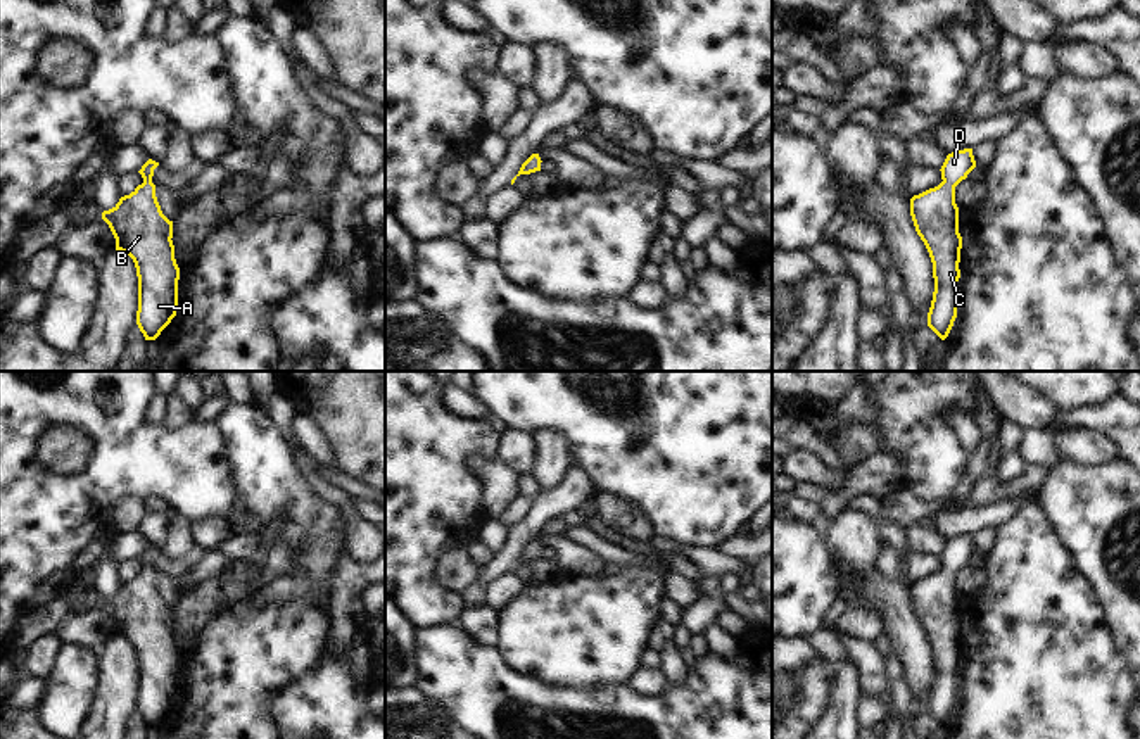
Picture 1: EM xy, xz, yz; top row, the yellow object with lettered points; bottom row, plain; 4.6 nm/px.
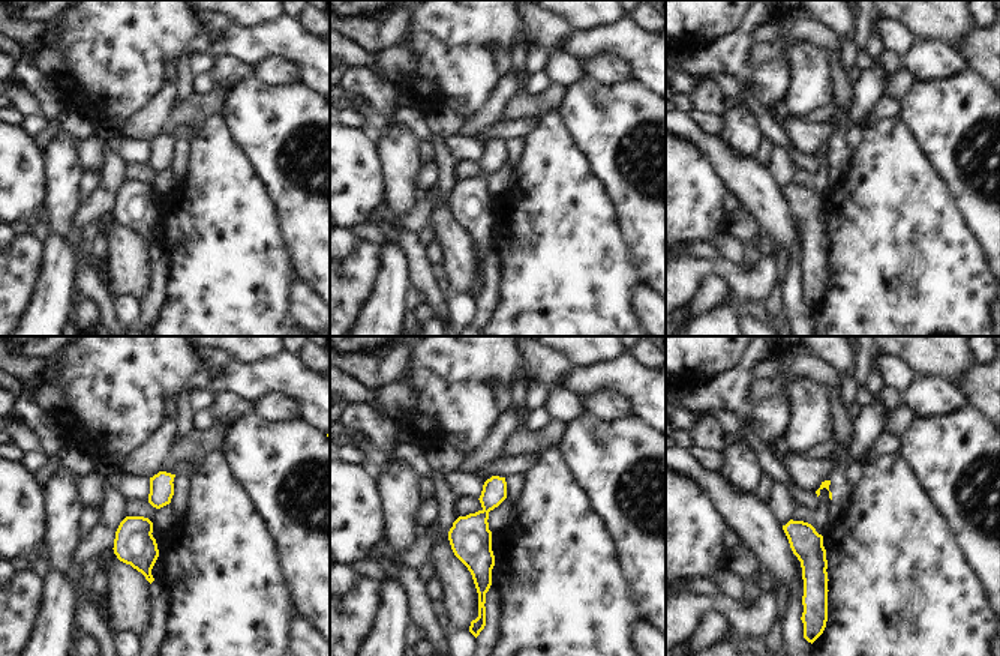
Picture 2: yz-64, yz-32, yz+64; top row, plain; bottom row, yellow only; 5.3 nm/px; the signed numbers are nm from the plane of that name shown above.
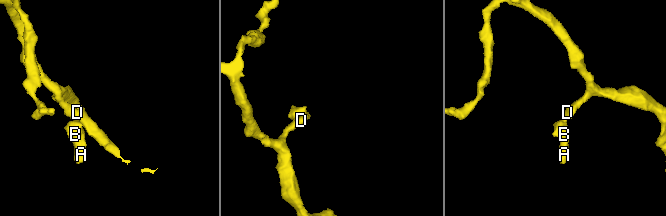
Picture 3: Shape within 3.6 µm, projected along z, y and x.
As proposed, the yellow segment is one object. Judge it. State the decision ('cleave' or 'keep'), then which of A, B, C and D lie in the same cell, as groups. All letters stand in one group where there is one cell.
keep; A B C D

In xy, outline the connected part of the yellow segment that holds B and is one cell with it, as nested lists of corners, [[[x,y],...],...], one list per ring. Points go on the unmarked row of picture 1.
[[[149,546],[138,558],[143,570],[102,599],[116,625],[116,637],[128,641],[135,649],[136,711],[145,727],[155,727],[178,698],[180,654],[171,627],[173,608],[162,601],[152,570],[157,553],[159,549]]]

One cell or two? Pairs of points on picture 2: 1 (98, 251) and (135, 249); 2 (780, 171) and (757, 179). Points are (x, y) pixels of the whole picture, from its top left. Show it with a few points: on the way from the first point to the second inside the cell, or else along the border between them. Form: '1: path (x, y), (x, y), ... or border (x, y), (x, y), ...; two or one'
1: border (101, 240), (108, 258); two
2: border (765, 167), (781, 191); two

